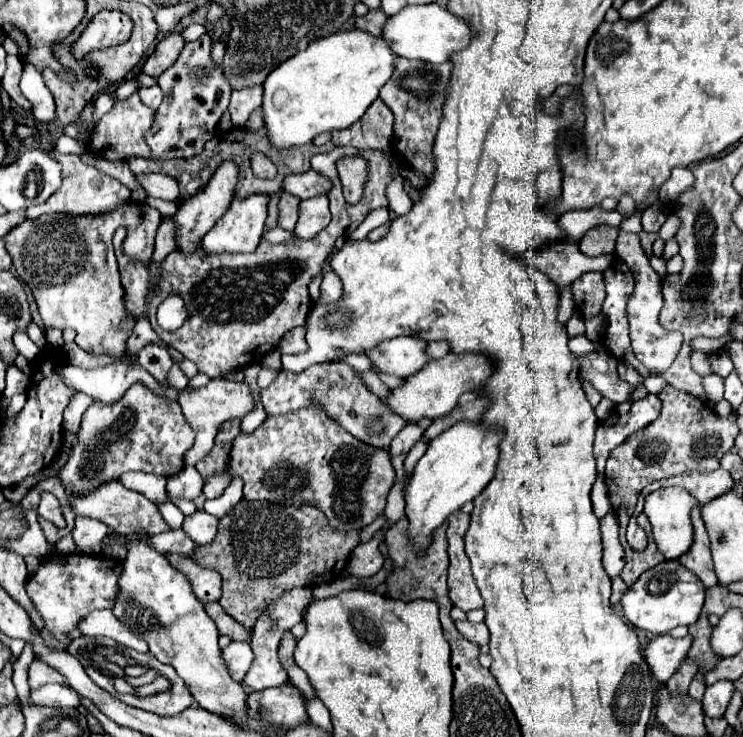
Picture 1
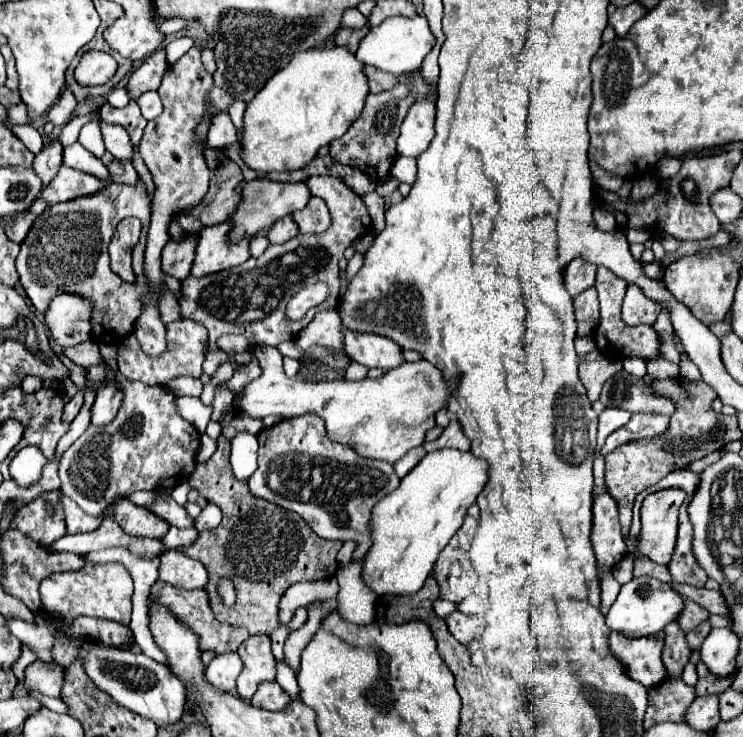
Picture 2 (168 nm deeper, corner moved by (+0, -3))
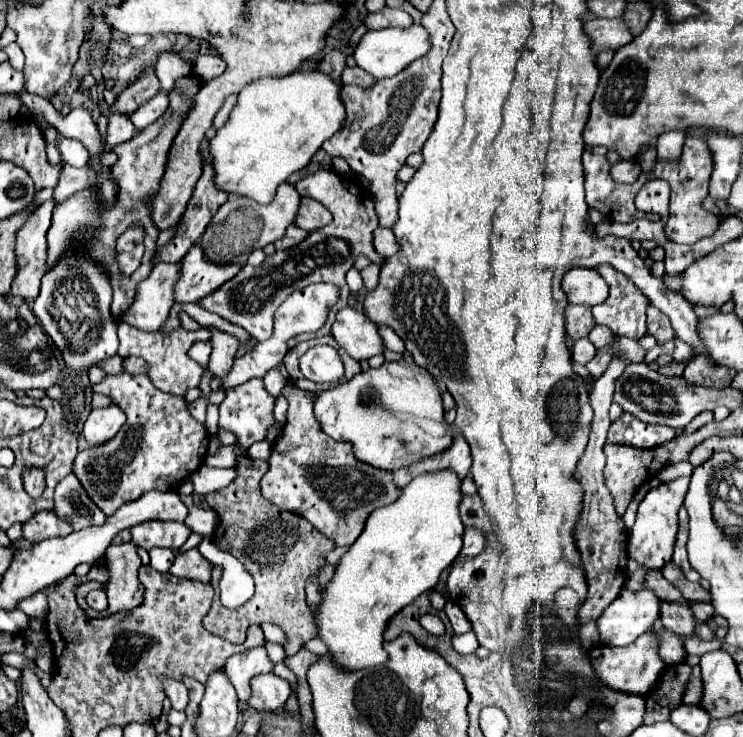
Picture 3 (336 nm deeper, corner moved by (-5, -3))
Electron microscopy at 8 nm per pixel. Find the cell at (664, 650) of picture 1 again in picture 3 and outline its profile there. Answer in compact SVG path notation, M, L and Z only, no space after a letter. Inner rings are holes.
M643 634L633 644L625 646L625 648L595 646L589 652L589 660L591 660L591 666L595 670L597 680L603 686L607 686L611 690L617 690L617 692L639 694L639 696L645 696L651 690L651 686L655 686L655 682L659 680L659 674L665 670L665 664L659 658L657 638L653 634Z

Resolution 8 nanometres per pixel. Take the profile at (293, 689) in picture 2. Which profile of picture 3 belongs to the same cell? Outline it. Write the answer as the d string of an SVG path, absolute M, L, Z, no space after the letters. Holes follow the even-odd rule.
M265 642L265 648L269 652L269 658L273 662L283 662L285 660L285 650L281 644L275 644L275 642Z

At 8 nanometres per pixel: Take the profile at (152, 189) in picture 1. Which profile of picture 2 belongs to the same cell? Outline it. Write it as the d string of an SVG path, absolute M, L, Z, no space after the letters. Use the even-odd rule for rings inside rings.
M112 160L108 164L108 170L110 170L112 178L120 184L138 184L138 180L140 180L140 176L134 170L130 160Z

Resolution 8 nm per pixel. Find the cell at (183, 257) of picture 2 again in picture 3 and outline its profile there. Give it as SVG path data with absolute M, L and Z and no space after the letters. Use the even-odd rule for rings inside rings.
M179 264L171 266L155 266L149 278L145 278L137 286L135 302L121 314L121 322L135 326L145 332L159 330L173 306L171 302L171 286L179 276Z

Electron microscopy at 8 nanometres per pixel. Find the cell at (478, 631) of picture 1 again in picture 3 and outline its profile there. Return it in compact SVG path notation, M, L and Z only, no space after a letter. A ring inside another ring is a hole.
M447 602L447 606L445 606L445 614L447 614L447 618L449 618L449 622L451 622L451 626L453 626L455 634L469 632L467 618L465 618L463 610L461 610L457 604L453 604L453 602Z

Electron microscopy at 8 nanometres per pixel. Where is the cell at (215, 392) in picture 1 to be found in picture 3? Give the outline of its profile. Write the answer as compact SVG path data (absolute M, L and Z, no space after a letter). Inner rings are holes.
M405 354L401 362L385 362L381 368L359 372L349 382L343 382L325 392L317 392L315 396L315 416L323 424L325 434L329 434L337 442L349 442L359 462L365 462L379 470L397 472L403 466L411 466L413 462L417 464L423 458L441 454L453 444L455 438L453 426L443 420L443 400L435 378L427 374L427 370L415 366L411 354Z

